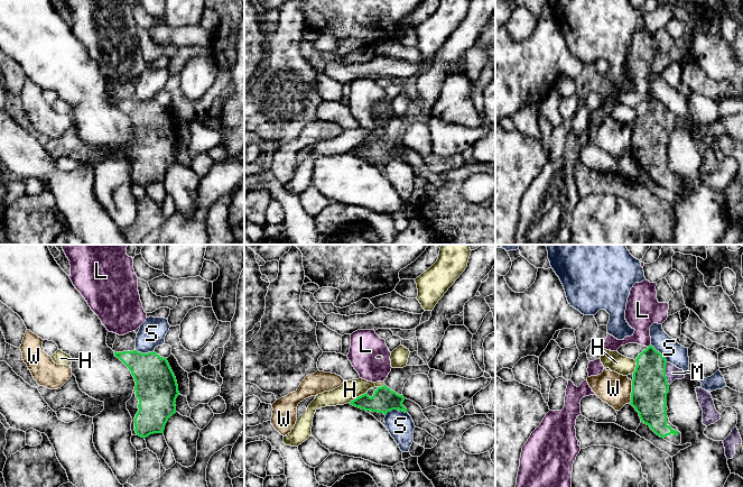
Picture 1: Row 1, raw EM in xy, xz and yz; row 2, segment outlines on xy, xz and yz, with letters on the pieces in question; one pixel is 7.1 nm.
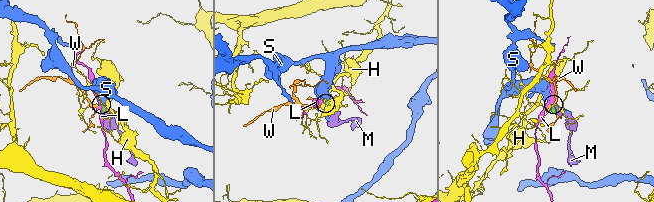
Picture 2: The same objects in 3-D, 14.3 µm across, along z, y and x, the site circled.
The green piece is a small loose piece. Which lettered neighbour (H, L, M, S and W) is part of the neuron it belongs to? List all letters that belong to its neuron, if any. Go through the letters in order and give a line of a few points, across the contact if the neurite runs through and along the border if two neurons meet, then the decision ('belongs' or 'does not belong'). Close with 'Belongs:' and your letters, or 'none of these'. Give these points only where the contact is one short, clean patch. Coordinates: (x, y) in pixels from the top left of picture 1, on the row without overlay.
H: line xz (365, 140), (349, 150); does not belong
L: line yz (650, 92), (648, 95); does not belong
M: belongs
S: line xz (406, 161), (390, 158), (384, 163); does not belong
W: line yz (632, 129), (631, 148), (629, 150); does not belong
Belongs: M

